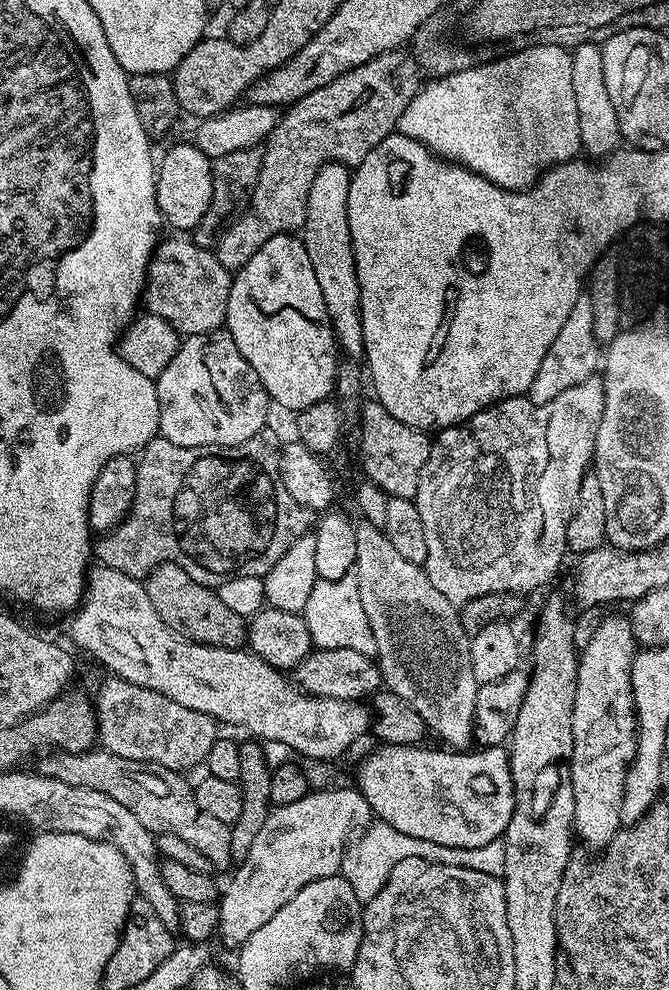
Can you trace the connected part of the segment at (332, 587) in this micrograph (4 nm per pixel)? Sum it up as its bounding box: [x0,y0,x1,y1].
[302,574,375,657]

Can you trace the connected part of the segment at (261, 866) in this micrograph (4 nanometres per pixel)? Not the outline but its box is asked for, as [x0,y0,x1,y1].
[218,786,373,949]

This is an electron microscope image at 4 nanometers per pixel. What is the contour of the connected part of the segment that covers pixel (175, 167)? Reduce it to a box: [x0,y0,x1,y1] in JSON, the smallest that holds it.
[156,143,212,230]

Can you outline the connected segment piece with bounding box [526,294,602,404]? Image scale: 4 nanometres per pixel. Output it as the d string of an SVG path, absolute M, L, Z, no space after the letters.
M582 294L578 302L574 302L574 310L570 310L570 318L566 318L562 330L558 330L558 338L554 338L550 350L546 350L546 358L542 358L542 366L538 366L538 374L534 374L534 382L526 393L532 403L554 402L554 398L558 398L562 390L570 390L570 386L578 386L578 382L586 382L586 378L597 375L602 364L602 348L592 329L593 320L592 298Z

